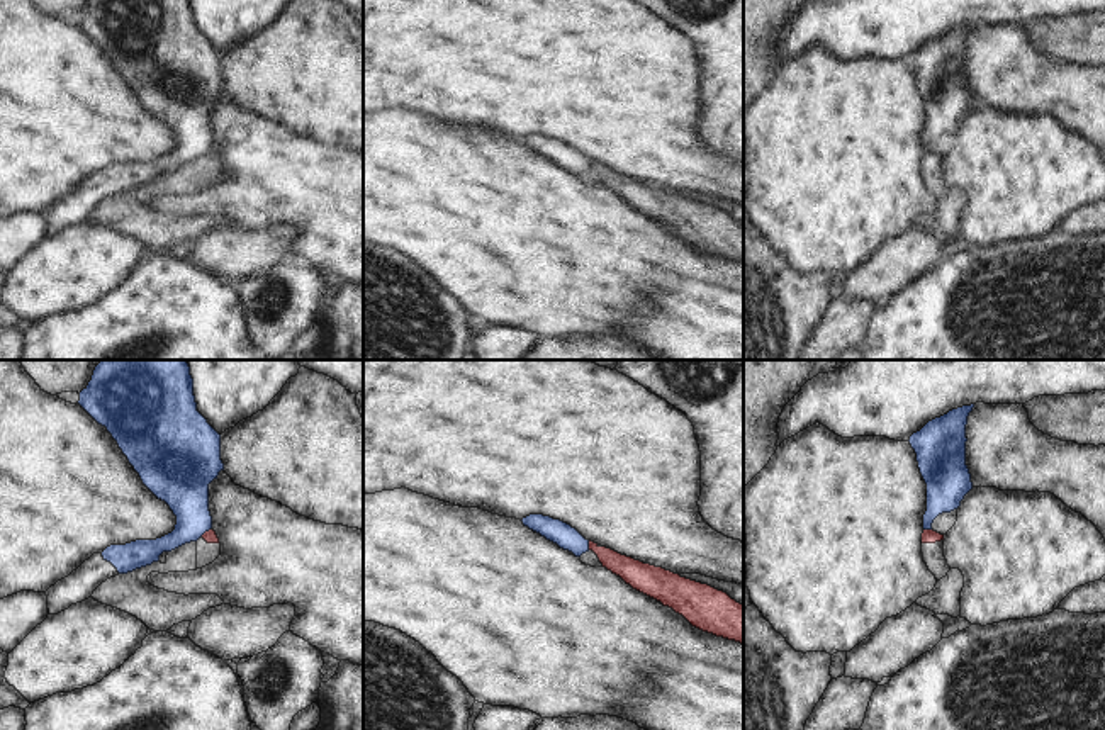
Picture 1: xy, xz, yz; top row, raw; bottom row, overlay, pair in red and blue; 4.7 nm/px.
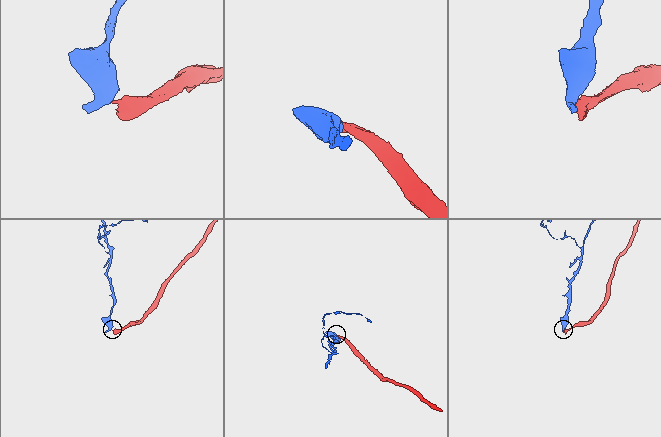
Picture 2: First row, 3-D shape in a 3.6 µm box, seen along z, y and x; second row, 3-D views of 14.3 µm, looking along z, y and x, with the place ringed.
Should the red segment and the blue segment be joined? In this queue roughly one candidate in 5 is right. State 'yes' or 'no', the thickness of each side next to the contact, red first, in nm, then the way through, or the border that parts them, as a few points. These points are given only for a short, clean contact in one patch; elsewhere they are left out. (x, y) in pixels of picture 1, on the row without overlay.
no; 120 nm thick on the red side, 110 nm on the other; border along xz (588, 160), (589, 168)

